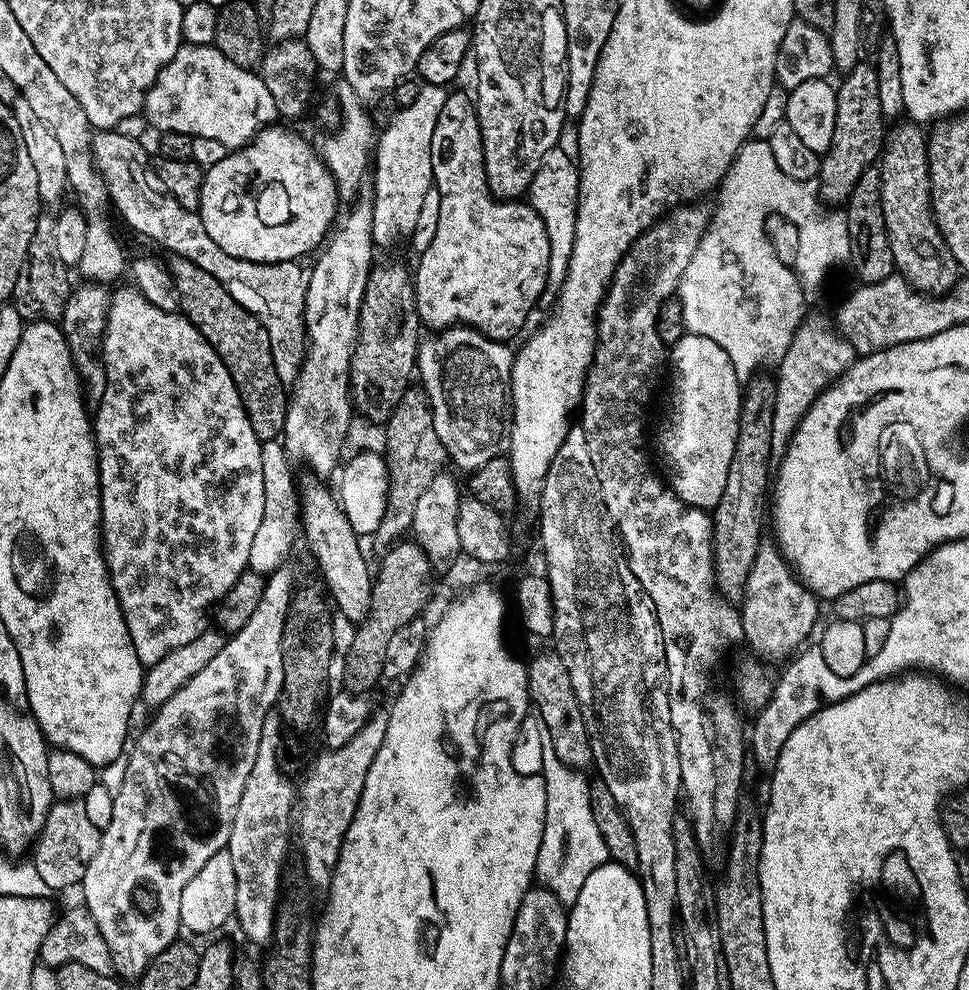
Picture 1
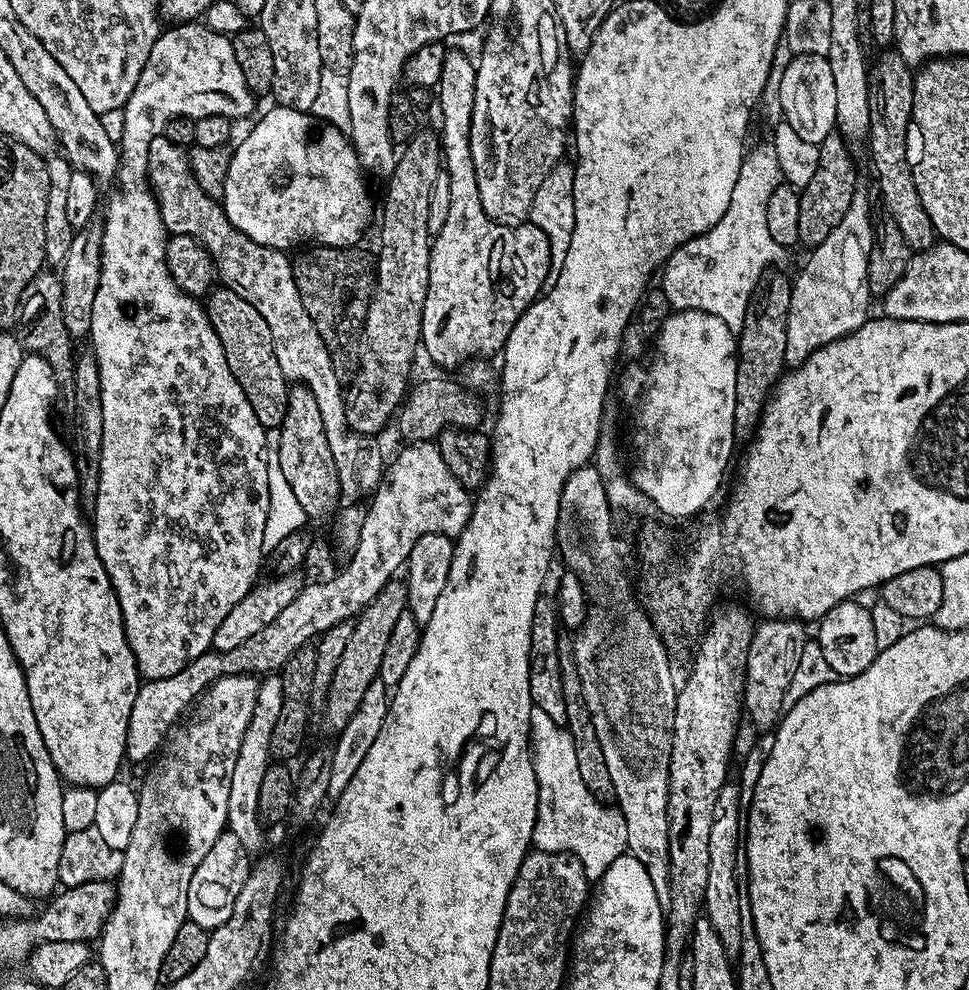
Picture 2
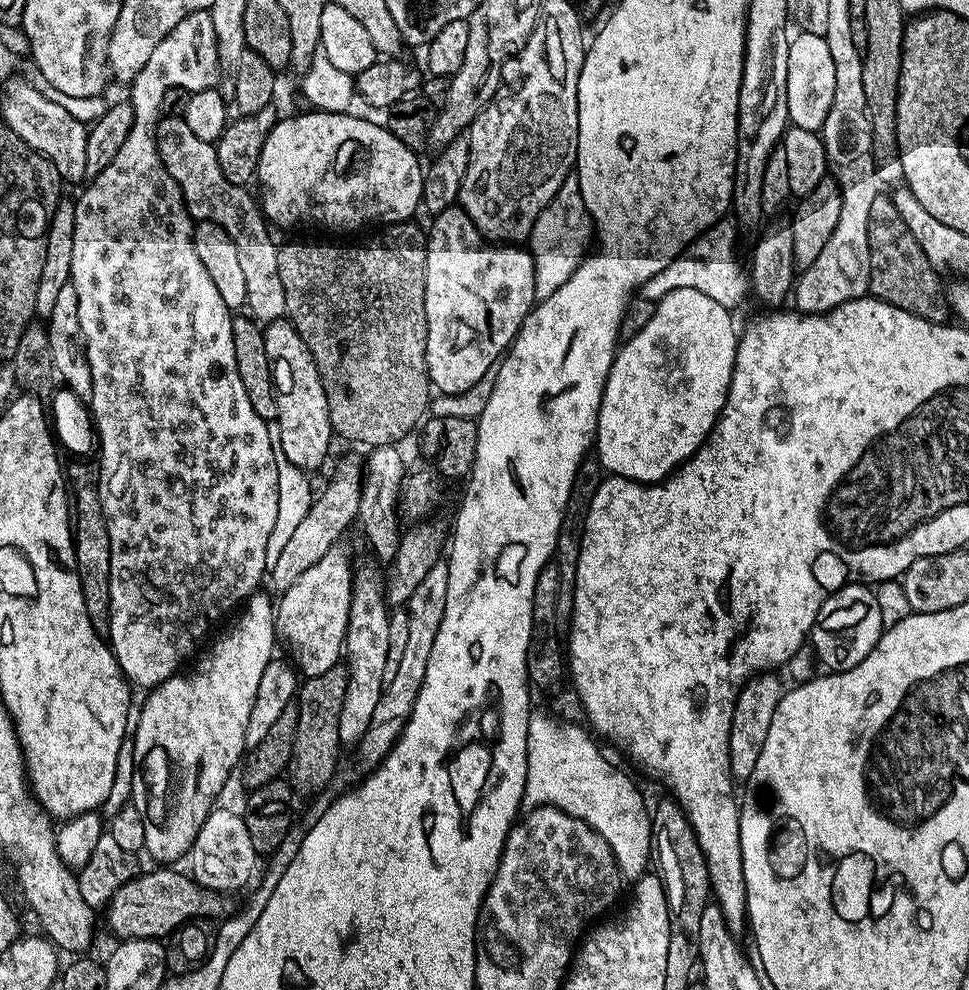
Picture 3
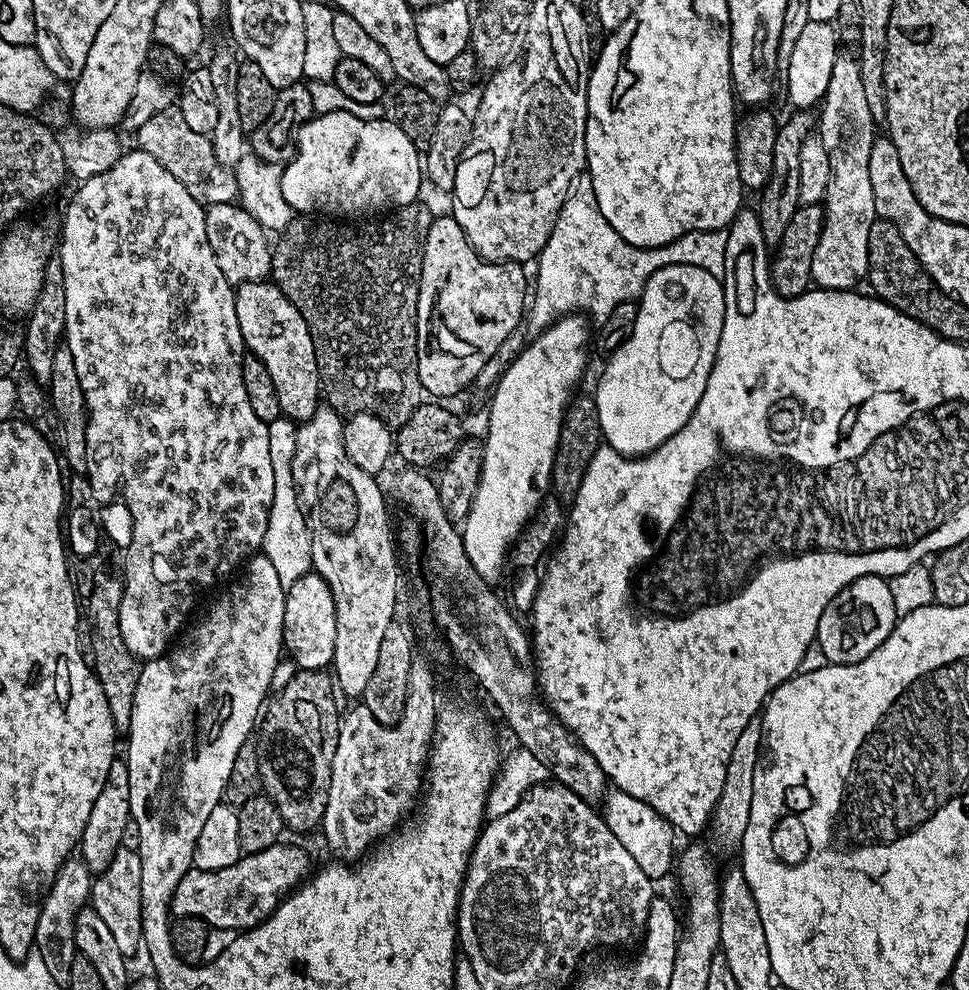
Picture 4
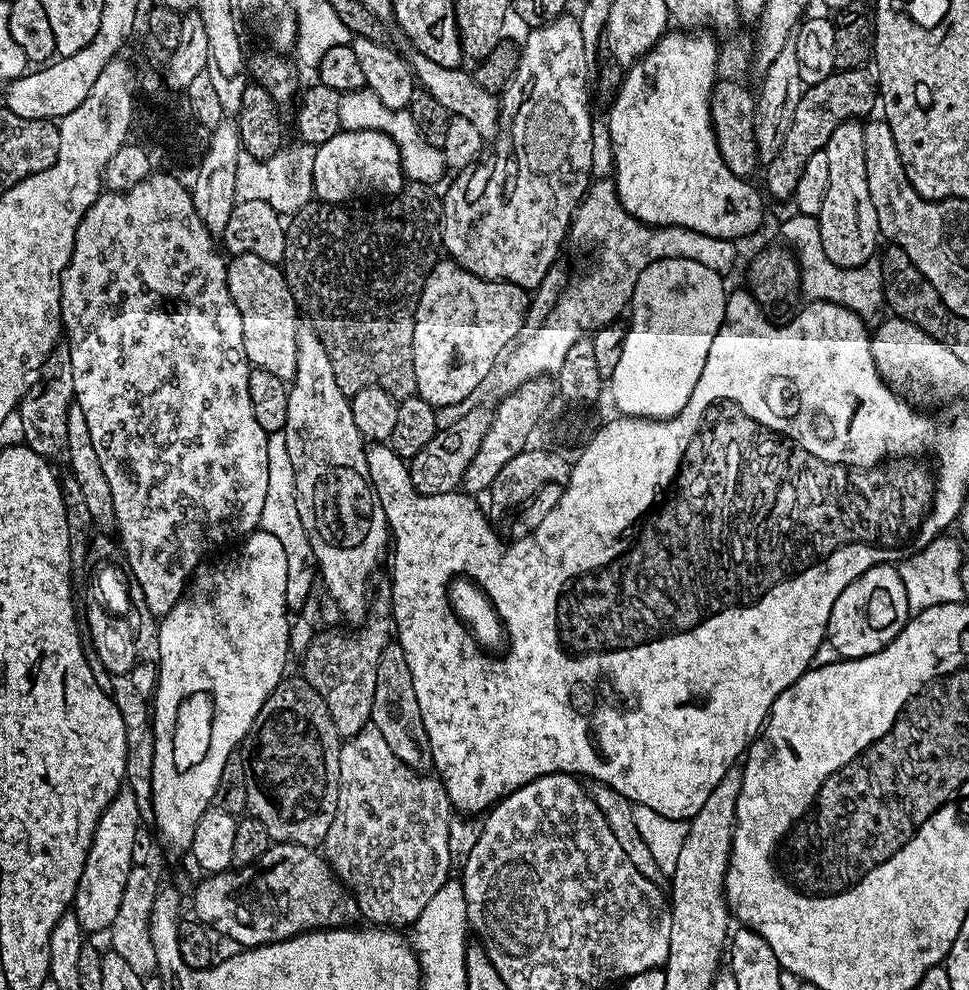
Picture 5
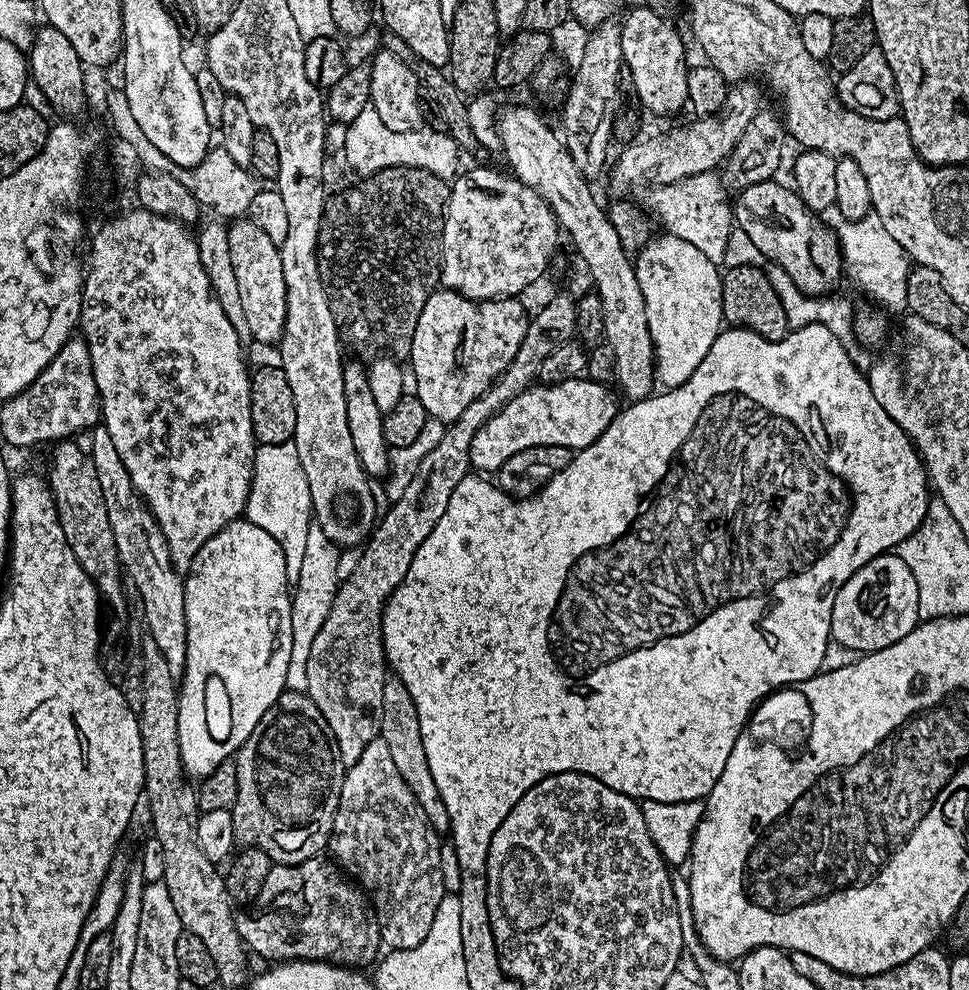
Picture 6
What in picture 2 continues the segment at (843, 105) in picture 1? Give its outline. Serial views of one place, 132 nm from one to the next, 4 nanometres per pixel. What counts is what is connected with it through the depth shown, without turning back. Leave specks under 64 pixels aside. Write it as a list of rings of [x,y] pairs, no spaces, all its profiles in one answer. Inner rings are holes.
[[[833,134],[827,136],[819,145],[818,170],[814,173],[814,178],[810,178],[810,182],[806,182],[806,186],[799,189],[798,238],[800,244],[808,244],[809,249],[817,248],[819,244],[826,242],[826,238],[830,238],[834,226],[838,226],[838,222],[842,222],[842,217],[846,215],[846,210],[850,210],[850,202],[858,190],[856,164],[848,153],[848,141],[839,134]]]

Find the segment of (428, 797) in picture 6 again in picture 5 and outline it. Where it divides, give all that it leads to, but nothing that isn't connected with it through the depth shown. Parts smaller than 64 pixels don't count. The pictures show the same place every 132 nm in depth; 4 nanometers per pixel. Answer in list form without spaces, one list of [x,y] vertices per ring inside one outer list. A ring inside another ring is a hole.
[[[389,642],[386,650],[382,650],[382,658],[378,662],[378,682],[374,686],[374,706],[372,707],[371,727],[377,728],[386,738],[390,750],[398,754],[398,758],[407,768],[427,769],[432,763],[432,752],[428,748],[426,726],[422,726],[422,710],[418,710],[418,698],[414,694],[414,678],[410,678],[410,666],[406,666],[406,650],[402,650],[399,642]]]

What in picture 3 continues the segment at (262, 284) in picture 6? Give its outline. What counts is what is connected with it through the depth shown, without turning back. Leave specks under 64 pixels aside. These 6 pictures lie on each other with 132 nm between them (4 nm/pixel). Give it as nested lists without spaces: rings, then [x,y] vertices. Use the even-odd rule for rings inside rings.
[[[287,319],[271,321],[264,328],[264,341],[278,402],[278,414],[274,421],[275,427],[280,427],[278,451],[286,454],[288,461],[303,472],[315,473],[315,468],[323,466],[328,447],[334,441],[330,410],[326,406],[326,390],[322,386],[318,366],[306,342],[302,342],[298,330]]]

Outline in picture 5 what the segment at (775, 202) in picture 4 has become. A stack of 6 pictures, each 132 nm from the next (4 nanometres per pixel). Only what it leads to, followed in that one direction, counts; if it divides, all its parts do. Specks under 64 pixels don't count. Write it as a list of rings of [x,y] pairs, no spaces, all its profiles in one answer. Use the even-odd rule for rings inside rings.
[[[859,68],[837,70],[832,75],[822,78],[822,82],[805,87],[802,98],[798,102],[798,110],[794,110],[794,122],[790,122],[790,130],[786,130],[786,142],[782,142],[782,150],[773,160],[767,161],[764,172],[763,187],[768,187],[767,195],[776,200],[791,201],[796,194],[798,177],[806,167],[810,154],[821,151],[828,145],[830,134],[843,120],[864,118],[868,111],[878,104],[878,88],[871,75]]]

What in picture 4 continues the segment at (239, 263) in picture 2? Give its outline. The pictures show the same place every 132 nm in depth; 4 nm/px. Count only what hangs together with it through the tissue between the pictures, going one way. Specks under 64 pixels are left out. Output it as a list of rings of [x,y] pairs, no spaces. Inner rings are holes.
[[[178,106],[158,110],[154,118],[149,118],[134,134],[139,151],[150,154],[154,162],[162,162],[186,190],[190,190],[190,198],[199,204],[230,204],[237,199],[237,173],[229,165],[220,164],[214,154],[211,139],[198,130],[194,130],[182,118],[182,110]]]

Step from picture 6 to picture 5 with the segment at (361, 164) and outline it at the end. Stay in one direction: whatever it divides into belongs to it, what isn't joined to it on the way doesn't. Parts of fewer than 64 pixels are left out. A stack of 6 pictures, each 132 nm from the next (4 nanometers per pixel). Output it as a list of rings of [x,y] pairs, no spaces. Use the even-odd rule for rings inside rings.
[[[344,94],[340,97],[338,106],[340,126],[345,132],[361,132],[374,130],[384,132],[396,143],[400,151],[400,161],[404,164],[404,174],[409,181],[417,184],[436,186],[440,181],[436,179],[436,156],[432,152],[442,150],[439,143],[428,141],[420,124],[411,116],[408,110],[390,110],[377,96],[371,94]]]

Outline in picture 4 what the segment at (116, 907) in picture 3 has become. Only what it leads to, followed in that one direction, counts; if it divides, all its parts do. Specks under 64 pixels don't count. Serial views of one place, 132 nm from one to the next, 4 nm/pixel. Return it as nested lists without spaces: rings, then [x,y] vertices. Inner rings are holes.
[[[281,842],[270,846],[266,850],[249,852],[241,855],[234,866],[226,866],[226,870],[198,870],[192,867],[178,882],[174,894],[170,897],[173,917],[193,916],[205,920],[209,929],[235,928],[247,930],[257,928],[277,906],[284,901],[289,892],[295,892],[313,871],[312,860],[296,844]]]

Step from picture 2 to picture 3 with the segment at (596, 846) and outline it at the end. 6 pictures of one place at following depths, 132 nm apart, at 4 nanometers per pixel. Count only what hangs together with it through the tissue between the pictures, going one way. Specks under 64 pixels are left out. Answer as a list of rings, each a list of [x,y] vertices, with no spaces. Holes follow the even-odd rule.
[[[533,711],[526,730],[526,782],[540,790],[546,784],[558,788],[557,809],[586,821],[611,846],[621,877],[635,882],[649,871],[648,855],[654,852],[650,812],[644,809],[644,800],[631,778],[619,772],[585,732],[576,724],[563,724],[544,712]]]

